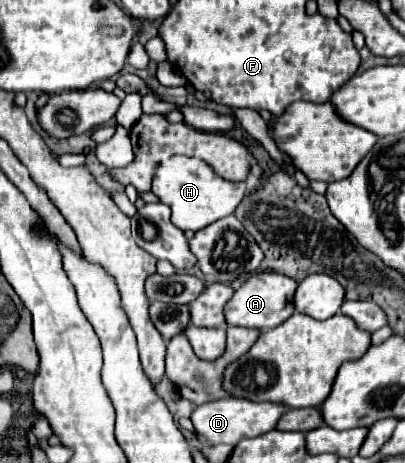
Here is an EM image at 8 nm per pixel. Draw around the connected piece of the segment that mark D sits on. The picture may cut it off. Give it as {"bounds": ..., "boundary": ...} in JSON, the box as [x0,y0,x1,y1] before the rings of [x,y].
{"bounds":[192,398,284,446],"boundary":[[[220,398],[202,406],[196,406],[192,412],[192,426],[196,432],[196,438],[200,444],[230,444],[236,446],[242,438],[256,438],[264,432],[270,432],[276,428],[278,418],[284,414],[282,404],[272,404],[272,402],[250,402],[242,398]]]}

